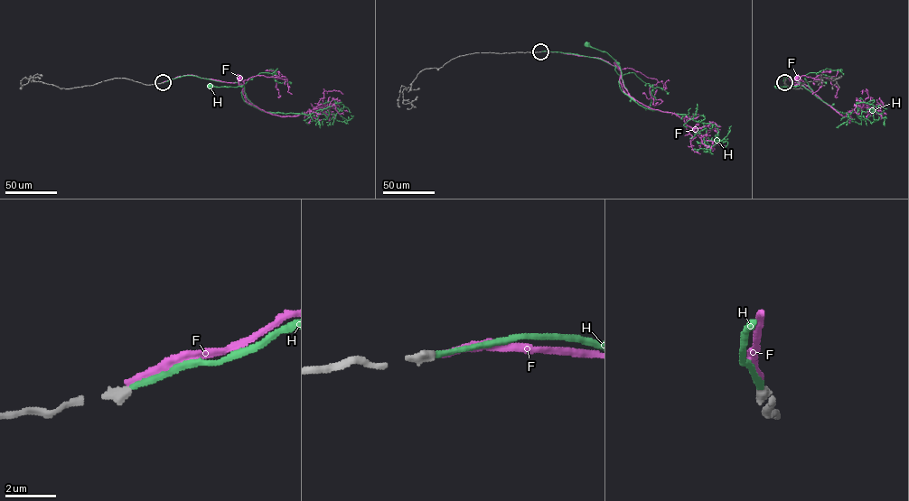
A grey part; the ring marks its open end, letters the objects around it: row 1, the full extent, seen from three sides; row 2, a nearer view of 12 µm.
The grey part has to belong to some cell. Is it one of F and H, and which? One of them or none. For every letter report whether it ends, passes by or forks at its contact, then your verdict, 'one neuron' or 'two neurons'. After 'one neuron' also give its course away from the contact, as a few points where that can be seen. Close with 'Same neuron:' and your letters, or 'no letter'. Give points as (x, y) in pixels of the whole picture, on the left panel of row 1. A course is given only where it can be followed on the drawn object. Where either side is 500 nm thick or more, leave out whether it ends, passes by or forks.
F: it ends; two neurons
H: it ends; one neuron; course (163, 82), (186, 75), (237, 82), (244, 86), (242, 98), (255, 106), (247, 97), (243, 85), (210, 86)
Same neuron: H

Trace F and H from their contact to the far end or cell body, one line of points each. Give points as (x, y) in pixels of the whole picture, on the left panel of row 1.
F: (163, 82), (185, 75), (232, 83), (241, 80), (242, 93), (251, 104), (242, 85), (238, 85), (239, 78)
H: (163, 82), (186, 75), (237, 82), (244, 86), (242, 98), (255, 106), (247, 97), (243, 85), (210, 86)

